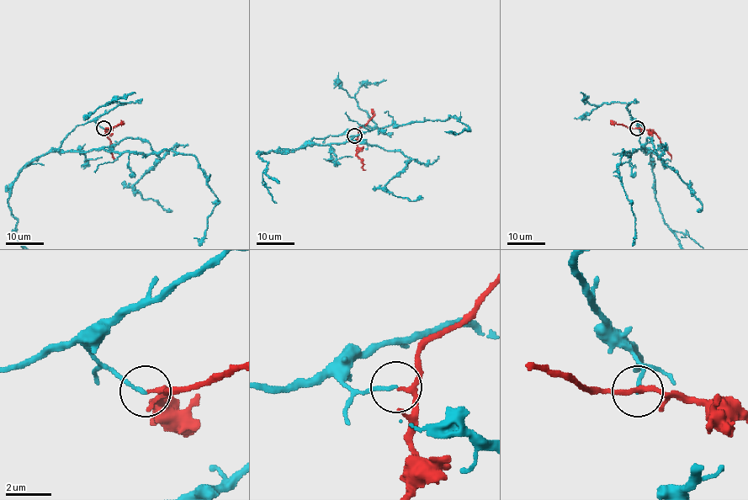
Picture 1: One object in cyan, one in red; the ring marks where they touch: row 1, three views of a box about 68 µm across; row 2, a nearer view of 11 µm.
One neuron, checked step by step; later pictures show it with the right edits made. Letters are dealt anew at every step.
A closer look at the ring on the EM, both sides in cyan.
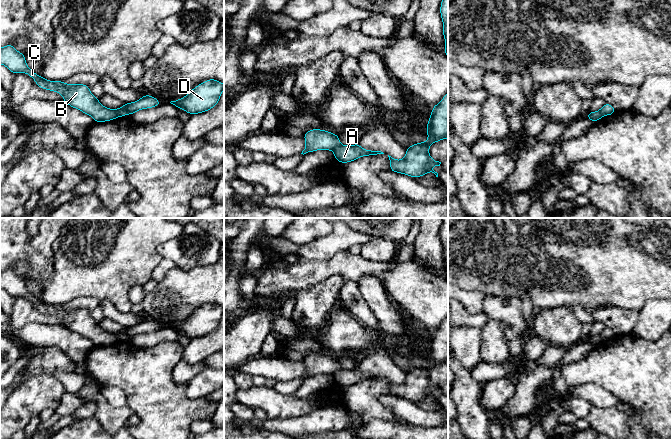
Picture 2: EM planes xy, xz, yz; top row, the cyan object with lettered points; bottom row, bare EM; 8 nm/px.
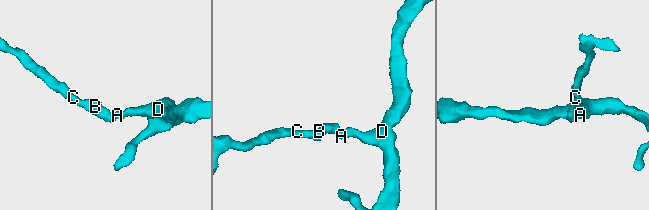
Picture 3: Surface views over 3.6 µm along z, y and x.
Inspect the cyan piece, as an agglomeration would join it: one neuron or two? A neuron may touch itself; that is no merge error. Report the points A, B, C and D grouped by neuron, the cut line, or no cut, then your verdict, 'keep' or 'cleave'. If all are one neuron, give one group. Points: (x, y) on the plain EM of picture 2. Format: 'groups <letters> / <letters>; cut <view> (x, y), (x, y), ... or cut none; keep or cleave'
groups A D / B C; cut xz (341, 369), (333, 375); cleave

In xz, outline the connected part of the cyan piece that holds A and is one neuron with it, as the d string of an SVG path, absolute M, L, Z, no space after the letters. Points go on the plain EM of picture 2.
M355 367L352 370L348 369L341 369L336 372L334 375L335 384L341 387L348 387L354 385L362 380L374 380L377 378L384 378L381 375L373 375L373 374L366 374L363 373L358 367Z

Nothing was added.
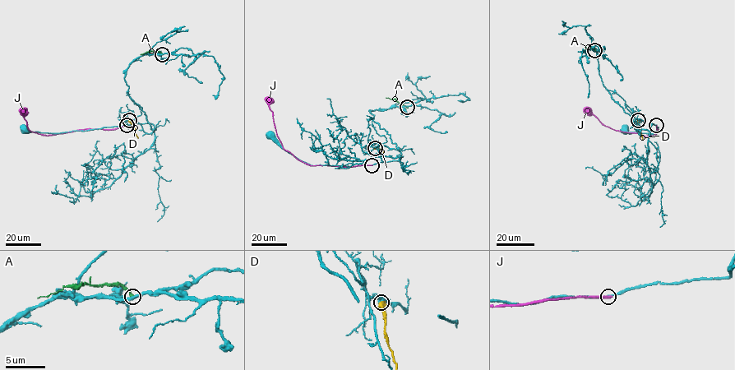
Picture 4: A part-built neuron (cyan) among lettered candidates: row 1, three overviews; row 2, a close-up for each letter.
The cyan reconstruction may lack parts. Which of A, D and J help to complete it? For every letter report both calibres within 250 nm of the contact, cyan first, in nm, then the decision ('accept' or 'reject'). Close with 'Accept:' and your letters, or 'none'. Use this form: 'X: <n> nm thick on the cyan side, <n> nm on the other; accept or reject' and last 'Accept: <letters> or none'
A: 320 nm thick on the cyan side, 380 nm on the other; reject
D: 360 nm thick on the cyan side, 800 nm on the other; reject
J: 240 nm thick on the cyan side, 360 nm on the other; reject
Accept: none

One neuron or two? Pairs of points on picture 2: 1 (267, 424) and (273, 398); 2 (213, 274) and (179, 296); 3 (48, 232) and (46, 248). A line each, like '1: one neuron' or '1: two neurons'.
1: two neurons
2: one neuron
3: one neuron

